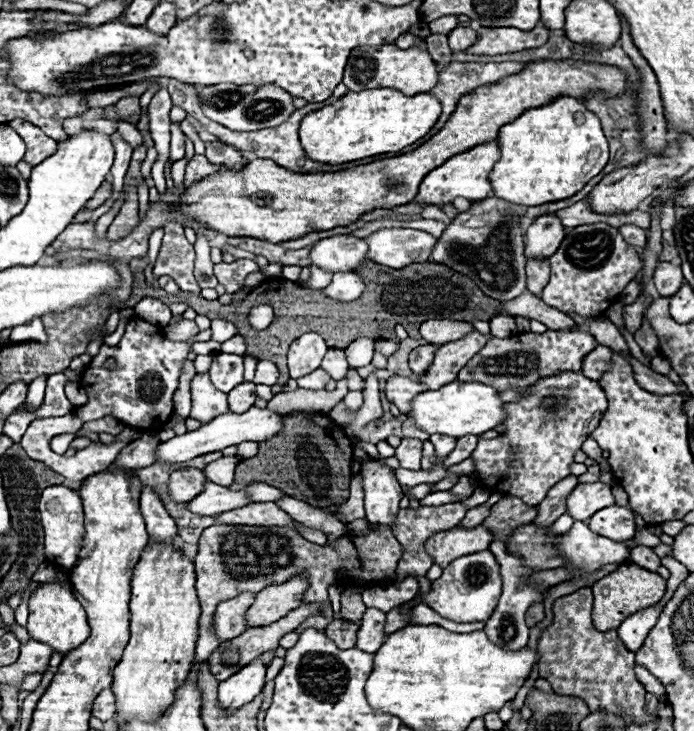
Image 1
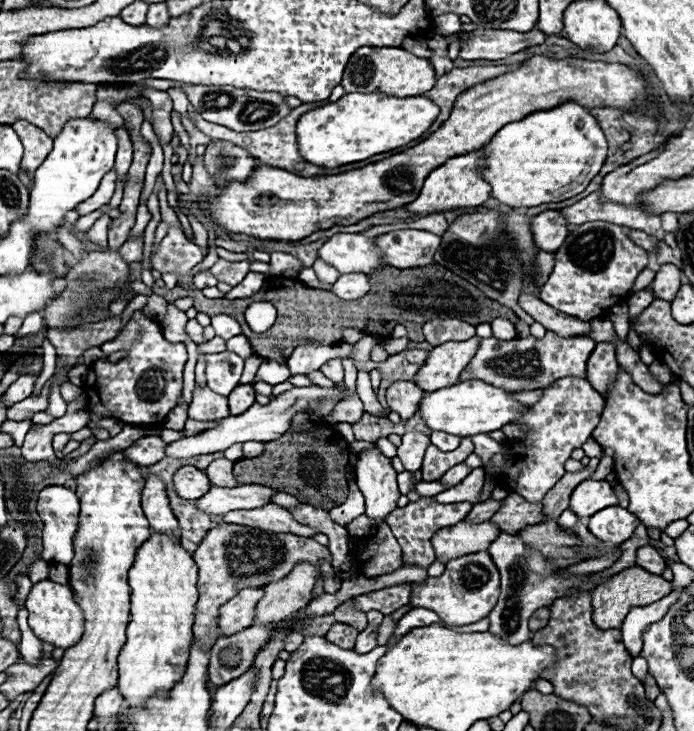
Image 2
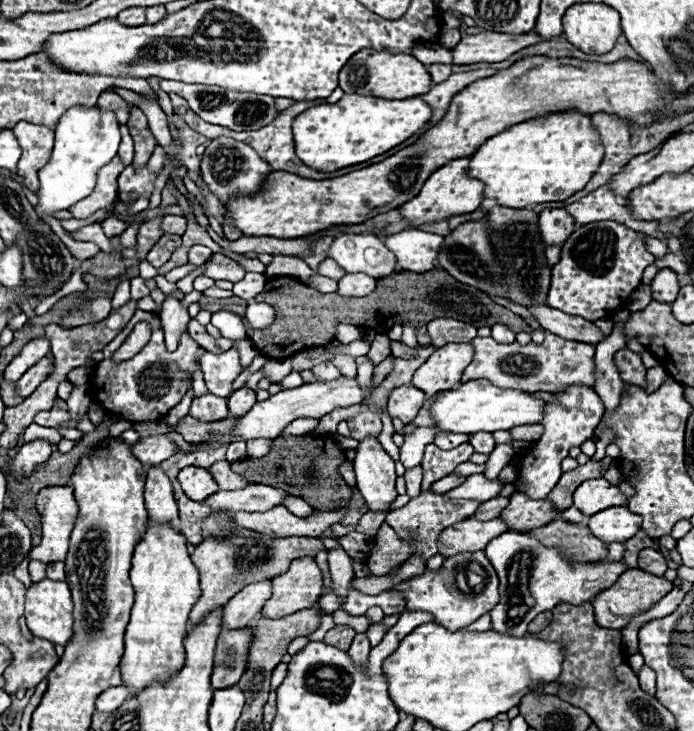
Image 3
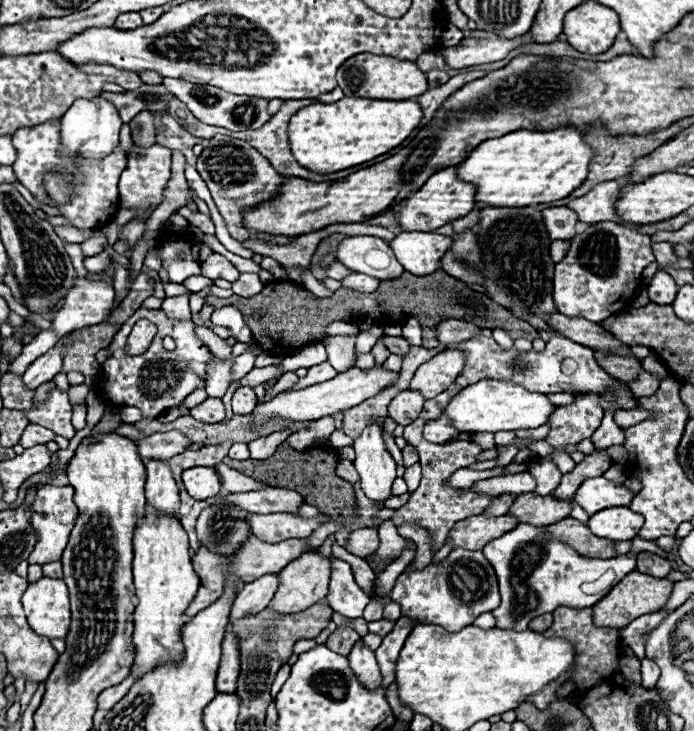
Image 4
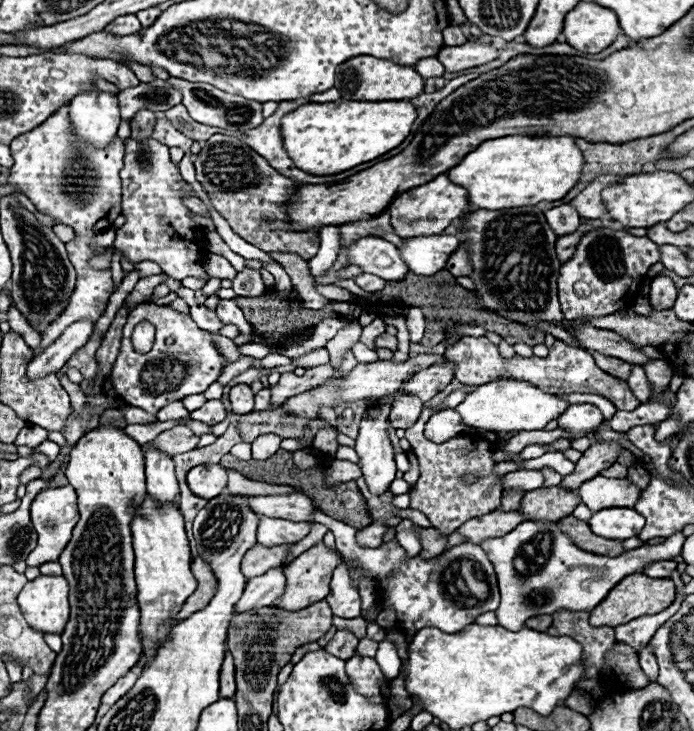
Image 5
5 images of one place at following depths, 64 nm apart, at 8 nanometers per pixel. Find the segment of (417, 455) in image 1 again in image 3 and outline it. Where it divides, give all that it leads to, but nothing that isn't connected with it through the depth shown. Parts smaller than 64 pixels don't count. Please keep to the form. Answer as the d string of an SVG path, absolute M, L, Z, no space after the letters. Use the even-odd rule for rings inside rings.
M419 427L413 433L404 436L404 444L400 448L400 462L406 468L420 466L424 449L434 442L434 436L441 431L438 427Z

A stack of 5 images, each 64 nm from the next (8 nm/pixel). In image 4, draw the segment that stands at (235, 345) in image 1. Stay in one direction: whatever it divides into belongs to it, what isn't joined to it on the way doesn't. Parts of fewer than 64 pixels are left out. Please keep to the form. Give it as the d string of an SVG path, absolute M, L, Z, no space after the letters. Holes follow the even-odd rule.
M244 352L244 354L236 356L236 358L234 358L234 364L232 364L232 381L240 380L240 378L246 376L252 368L254 368L254 354L252 354L252 352Z

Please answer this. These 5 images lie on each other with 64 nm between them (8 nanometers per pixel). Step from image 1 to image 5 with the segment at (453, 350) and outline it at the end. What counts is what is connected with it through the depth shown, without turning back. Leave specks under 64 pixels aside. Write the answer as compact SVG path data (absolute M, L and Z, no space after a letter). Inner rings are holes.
M446 362L440 366L430 366L428 370L420 370L420 374L414 374L406 384L402 394L418 396L422 402L432 400L444 386L450 384L454 376L454 364Z

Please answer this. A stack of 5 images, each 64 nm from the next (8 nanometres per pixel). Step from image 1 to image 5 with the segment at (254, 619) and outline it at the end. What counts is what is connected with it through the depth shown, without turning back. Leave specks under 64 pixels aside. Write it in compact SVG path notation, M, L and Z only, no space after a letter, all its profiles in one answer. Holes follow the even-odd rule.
M318 542L316 546L312 546L310 550L306 550L304 554L300 554L292 564L288 564L284 568L286 574L286 592L284 596L278 598L276 606L284 608L284 610L302 610L314 602L320 602L328 596L330 592L330 580L332 580L332 572L334 568L342 562L340 554L336 550L326 548L324 542Z

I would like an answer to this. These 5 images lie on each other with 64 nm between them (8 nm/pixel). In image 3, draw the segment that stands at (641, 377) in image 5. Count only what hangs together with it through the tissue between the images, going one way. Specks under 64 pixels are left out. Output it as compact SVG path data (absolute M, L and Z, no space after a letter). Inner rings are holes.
M656 366L656 368L652 368L652 370L648 370L648 374L646 374L646 386L644 386L644 392L654 392L654 390L658 390L658 386L664 382L664 378L666 378L668 374L666 374L666 370L662 368L662 366Z

